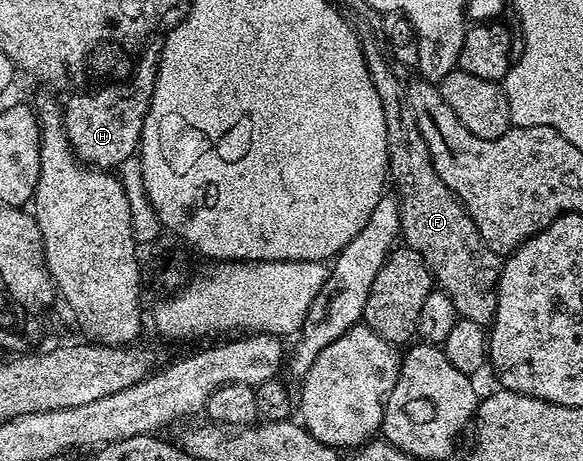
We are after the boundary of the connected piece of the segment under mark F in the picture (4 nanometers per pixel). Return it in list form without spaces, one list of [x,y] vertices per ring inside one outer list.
[[[357,19],[354,27],[370,70],[370,82],[374,82],[374,90],[378,90],[378,102],[382,102],[382,114],[386,118],[388,170],[391,183],[396,183],[394,192],[400,202],[403,243],[422,254],[439,291],[446,293],[454,302],[457,317],[491,325],[498,306],[496,291],[500,285],[502,258],[490,250],[486,242],[482,242],[478,226],[474,226],[460,199],[453,194],[450,186],[446,186],[446,182],[442,182],[442,178],[438,178],[426,138],[422,138],[422,130],[418,130],[418,118],[414,118],[414,106],[410,106],[405,81],[400,81],[399,74],[395,72],[397,69],[386,55],[377,33],[376,36],[372,33],[375,32],[373,25]]]

